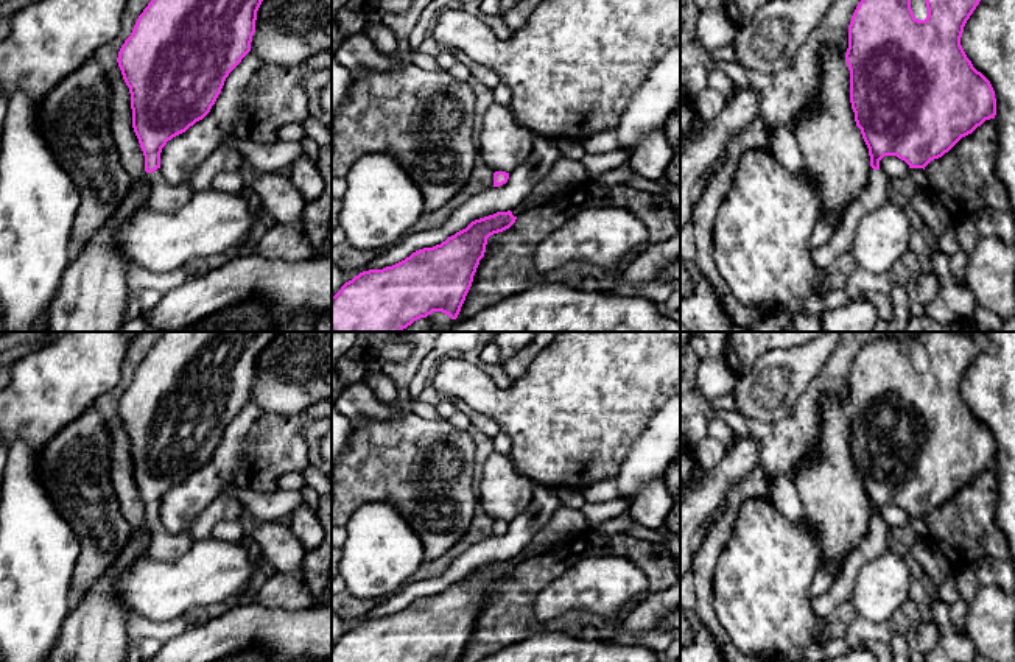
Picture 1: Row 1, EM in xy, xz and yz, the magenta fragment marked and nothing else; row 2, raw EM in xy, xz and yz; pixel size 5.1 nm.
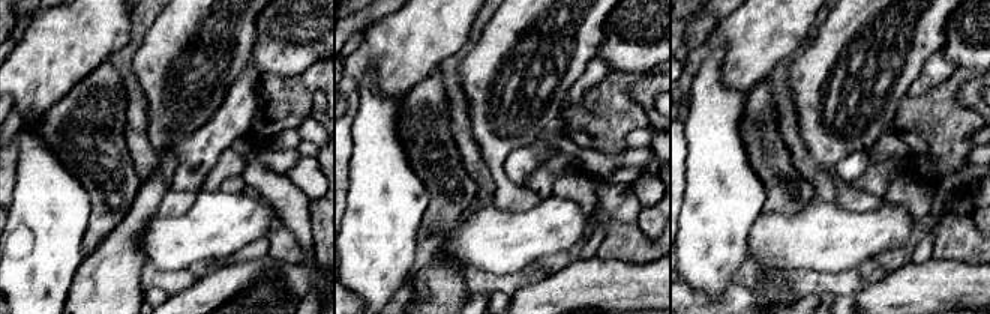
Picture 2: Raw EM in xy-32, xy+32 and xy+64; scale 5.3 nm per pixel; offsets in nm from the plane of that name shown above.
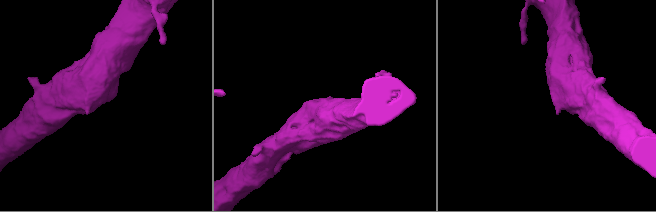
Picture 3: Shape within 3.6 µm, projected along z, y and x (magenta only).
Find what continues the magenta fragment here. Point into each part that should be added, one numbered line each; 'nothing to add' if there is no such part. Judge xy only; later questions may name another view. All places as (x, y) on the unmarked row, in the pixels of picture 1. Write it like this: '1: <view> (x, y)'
1: xy (164, 545)

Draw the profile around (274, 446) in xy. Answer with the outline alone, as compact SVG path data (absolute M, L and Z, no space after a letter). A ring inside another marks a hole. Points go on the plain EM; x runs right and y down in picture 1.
M263 413L246 436L246 449L232 486L274 492L282 475L305 469L310 464L304 438L307 422L307 414Z

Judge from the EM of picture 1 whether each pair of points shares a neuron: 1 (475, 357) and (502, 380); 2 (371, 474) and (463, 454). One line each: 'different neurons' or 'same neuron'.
1: same neuron
2: same neuron

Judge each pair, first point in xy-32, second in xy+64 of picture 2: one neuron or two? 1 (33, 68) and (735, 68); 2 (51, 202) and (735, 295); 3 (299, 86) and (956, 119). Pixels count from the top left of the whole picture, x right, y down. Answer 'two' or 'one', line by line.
1: one
2: two
3: one

